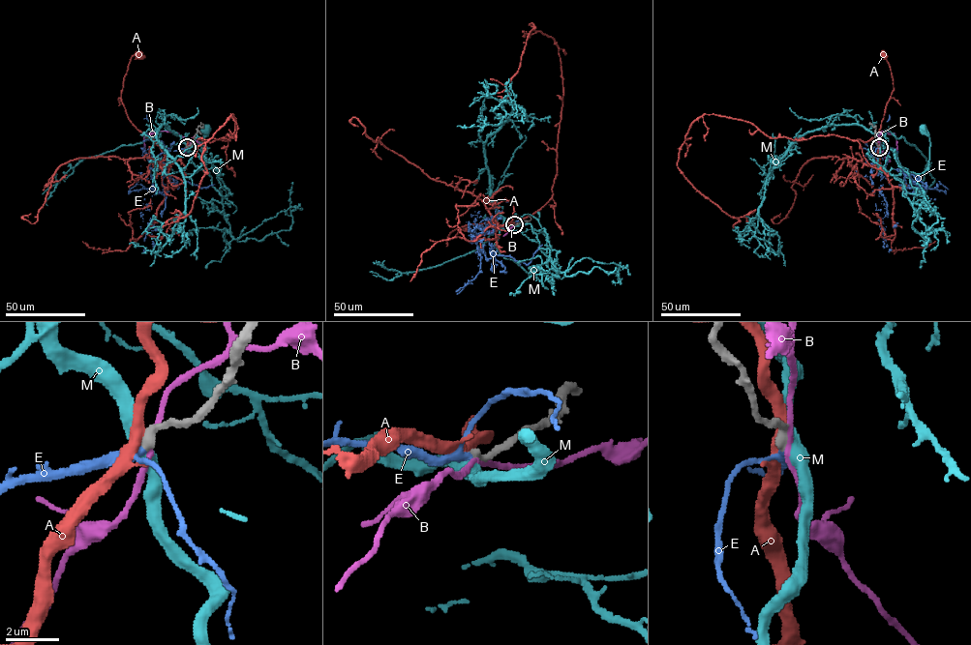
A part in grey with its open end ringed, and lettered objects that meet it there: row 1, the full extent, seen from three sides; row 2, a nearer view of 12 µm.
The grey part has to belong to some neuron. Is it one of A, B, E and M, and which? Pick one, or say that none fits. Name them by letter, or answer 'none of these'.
E

